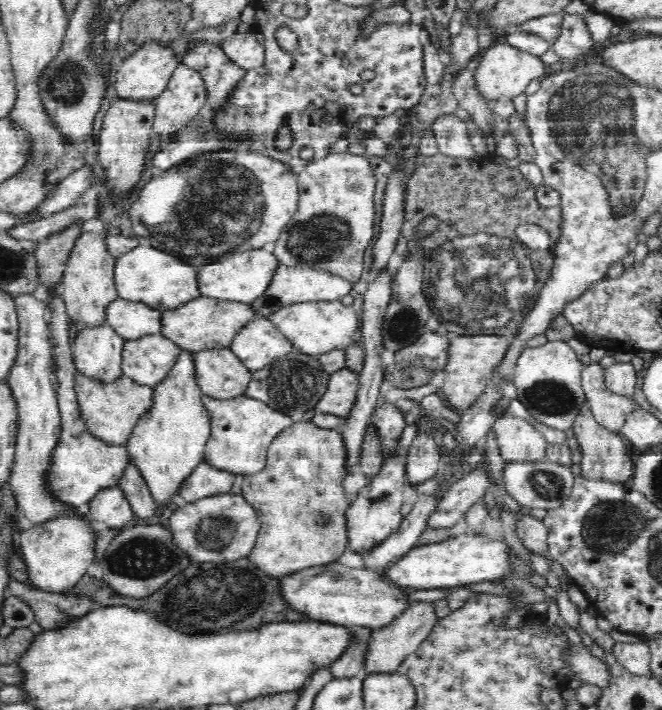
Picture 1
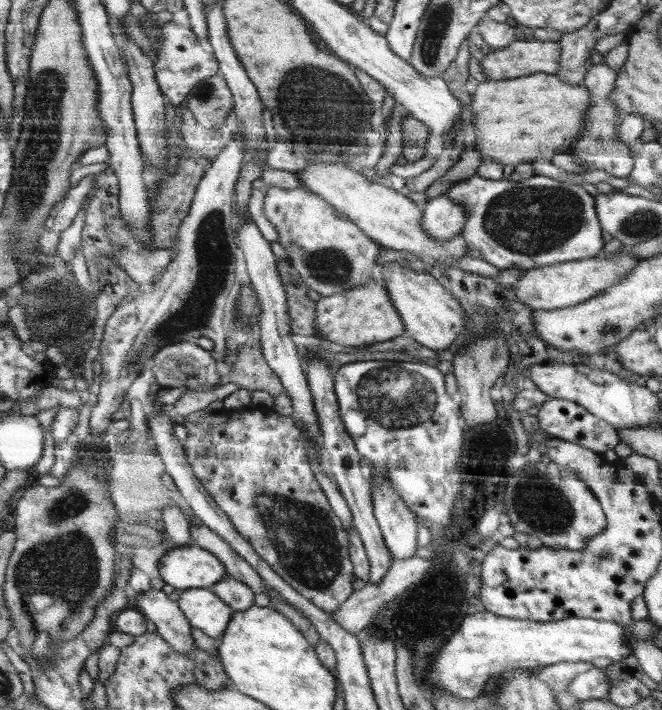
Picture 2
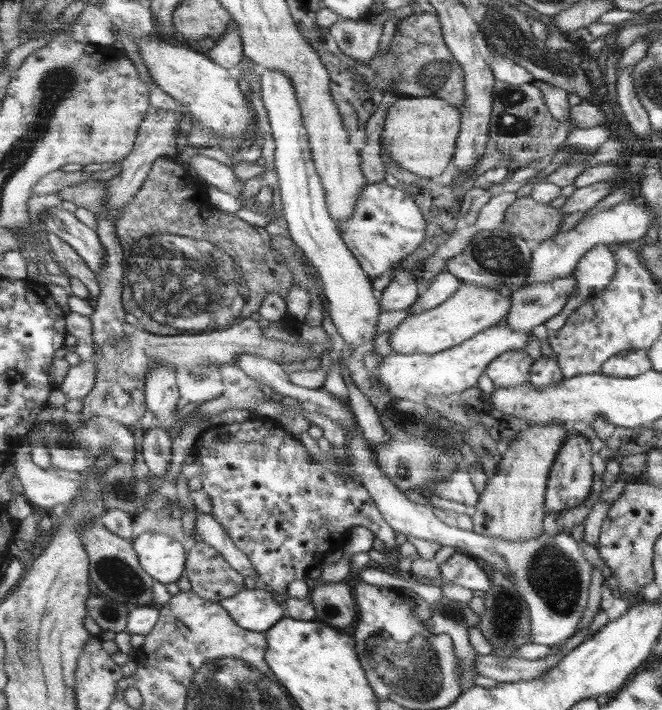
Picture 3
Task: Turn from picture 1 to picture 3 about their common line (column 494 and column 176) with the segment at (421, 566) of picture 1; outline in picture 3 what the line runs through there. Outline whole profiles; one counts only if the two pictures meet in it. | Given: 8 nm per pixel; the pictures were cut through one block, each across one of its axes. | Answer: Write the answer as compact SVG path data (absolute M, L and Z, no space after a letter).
M146 532L134 541L142 567L162 584L176 583L186 560L186 552L178 540L168 534Z

